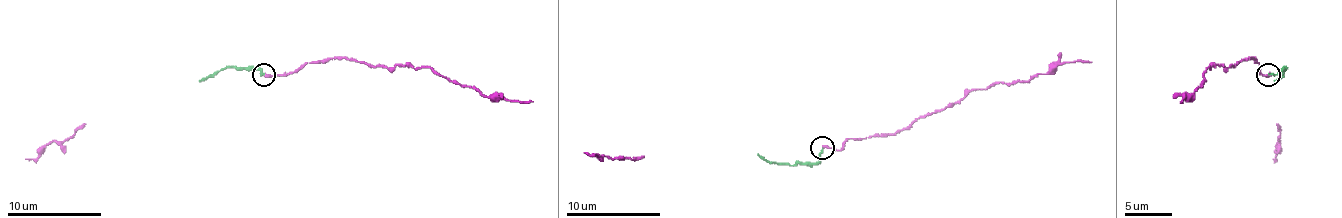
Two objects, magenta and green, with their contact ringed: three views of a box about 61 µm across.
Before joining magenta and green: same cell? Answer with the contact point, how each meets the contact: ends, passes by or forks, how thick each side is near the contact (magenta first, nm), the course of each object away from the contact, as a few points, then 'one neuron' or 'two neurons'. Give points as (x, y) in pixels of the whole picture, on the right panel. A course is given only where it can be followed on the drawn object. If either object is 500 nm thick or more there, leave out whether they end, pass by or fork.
(1268, 74) | magenta ends | green ends | 200/130 nm | magenta via (1269, 75), (1259, 72), (1257, 61), (1250, 58), (1226, 68), (1208, 68), (1203, 84), (1194, 96), (1182, 101) | green via (1269, 75), (1285, 68), (1283, 75), (1273, 82) | one neuron

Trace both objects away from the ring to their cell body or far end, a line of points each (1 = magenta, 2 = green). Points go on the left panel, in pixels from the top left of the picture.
1: (263, 75), (280, 75), (308, 63), (348, 58), (395, 68), (432, 68), (491, 96), (508, 101), (533, 101)
2: (263, 75), (258, 70), (221, 68), (200, 82)

